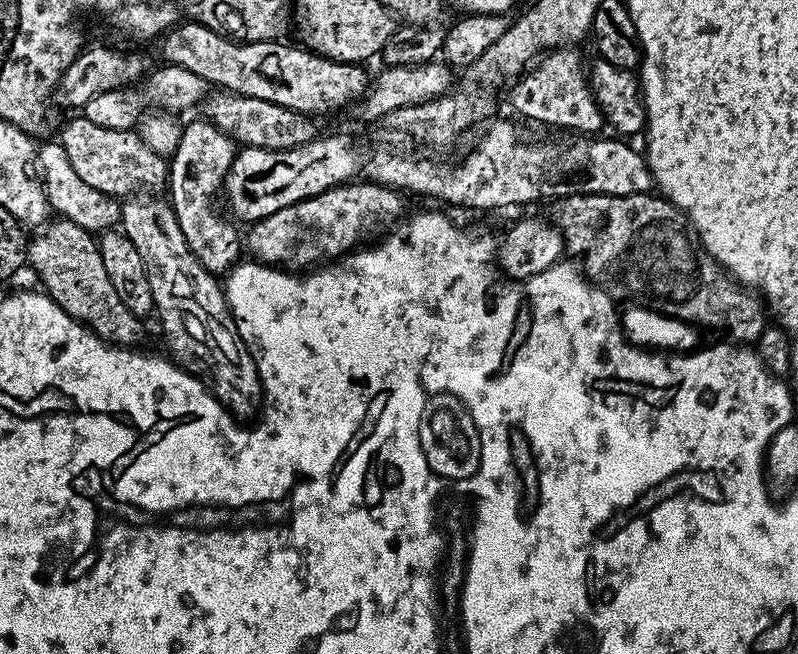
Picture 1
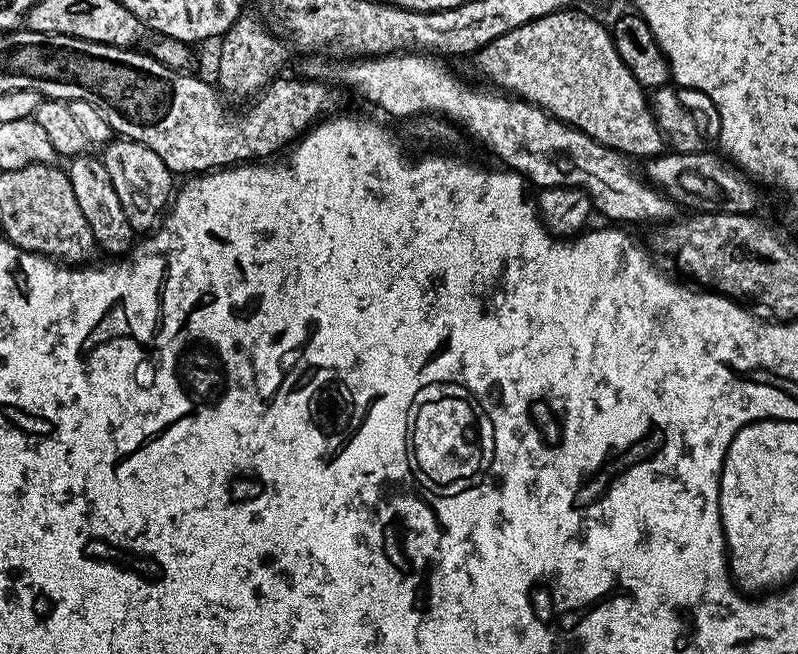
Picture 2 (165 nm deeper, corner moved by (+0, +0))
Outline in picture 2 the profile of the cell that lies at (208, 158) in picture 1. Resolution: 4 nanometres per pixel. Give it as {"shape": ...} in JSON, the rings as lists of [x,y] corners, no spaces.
{"shape":[[[241,14],[234,26],[230,26],[230,30],[219,41],[220,65],[216,68],[215,83],[219,91],[228,98],[237,96],[240,102],[255,97],[271,80],[277,79],[283,73],[280,71],[288,60],[289,45],[259,15],[248,15]]]}

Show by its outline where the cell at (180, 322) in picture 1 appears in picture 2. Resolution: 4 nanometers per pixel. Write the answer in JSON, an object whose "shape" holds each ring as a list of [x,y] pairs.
{"shape":[[[123,138],[109,140],[103,145],[102,159],[106,166],[106,174],[110,174],[110,182],[114,182],[114,191],[122,201],[122,210],[126,210],[126,218],[130,222],[133,233],[147,233],[161,219],[166,205],[173,199],[174,174],[168,169],[166,162],[162,162],[158,154],[154,154],[154,150],[133,140]]]}

